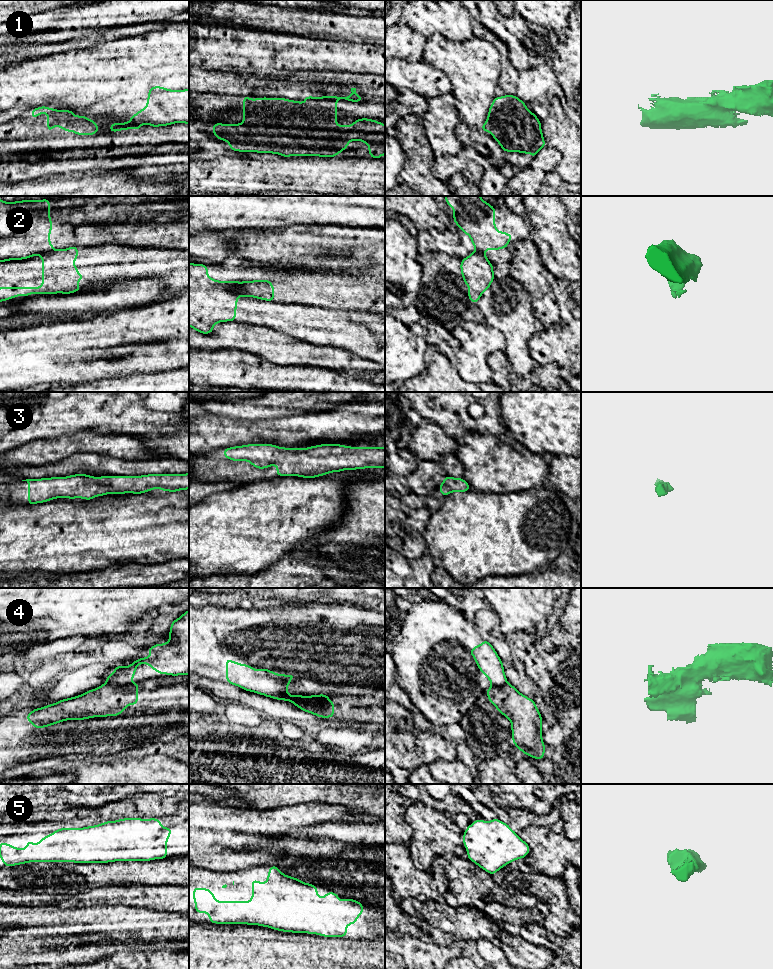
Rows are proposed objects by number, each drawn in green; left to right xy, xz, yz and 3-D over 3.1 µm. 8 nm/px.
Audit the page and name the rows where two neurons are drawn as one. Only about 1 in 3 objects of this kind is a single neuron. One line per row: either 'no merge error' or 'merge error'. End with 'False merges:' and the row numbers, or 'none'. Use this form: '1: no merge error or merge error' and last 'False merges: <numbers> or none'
1: merge error
2: merge error
3: no merge error
4: merge error
5: no merge error
False merges: 1, 2, 4

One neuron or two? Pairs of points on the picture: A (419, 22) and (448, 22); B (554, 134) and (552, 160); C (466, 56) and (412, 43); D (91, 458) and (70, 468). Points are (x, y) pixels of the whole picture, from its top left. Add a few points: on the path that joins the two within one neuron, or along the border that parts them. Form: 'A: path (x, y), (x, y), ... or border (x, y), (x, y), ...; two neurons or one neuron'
A: path (426, 22), (441, 23); one neuron
B: border (546, 145), (556, 148), (562, 155), (556, 169); two neurons
C: border (426, 38), (422, 59); two neurons
D: path (86, 462), (75, 464); one neuron

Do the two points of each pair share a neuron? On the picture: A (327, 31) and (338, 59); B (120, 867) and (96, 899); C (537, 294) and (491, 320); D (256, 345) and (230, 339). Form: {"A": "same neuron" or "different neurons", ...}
{"A": "different neurons", "B": "different neurons", "C": "different neurons", "D": "same neuron"}

